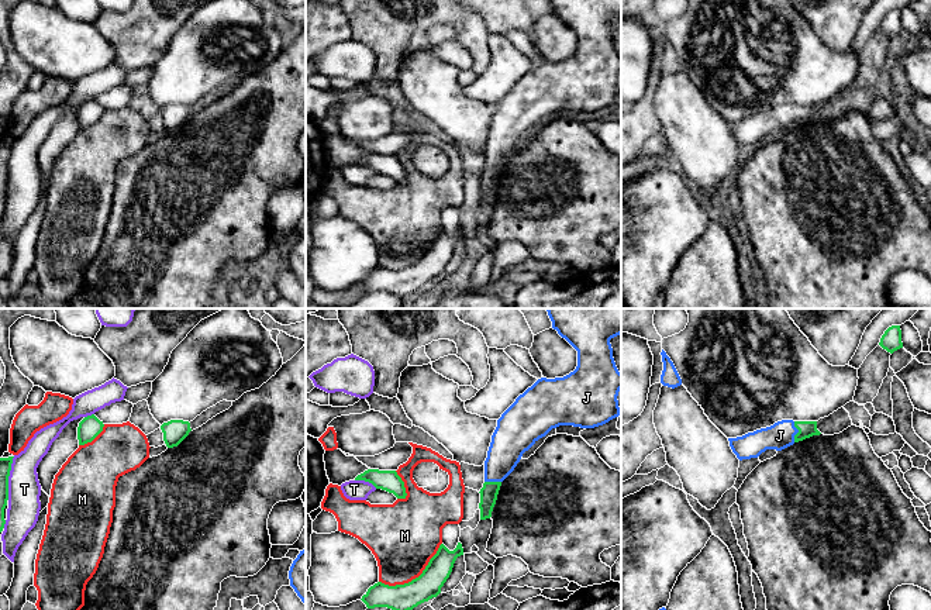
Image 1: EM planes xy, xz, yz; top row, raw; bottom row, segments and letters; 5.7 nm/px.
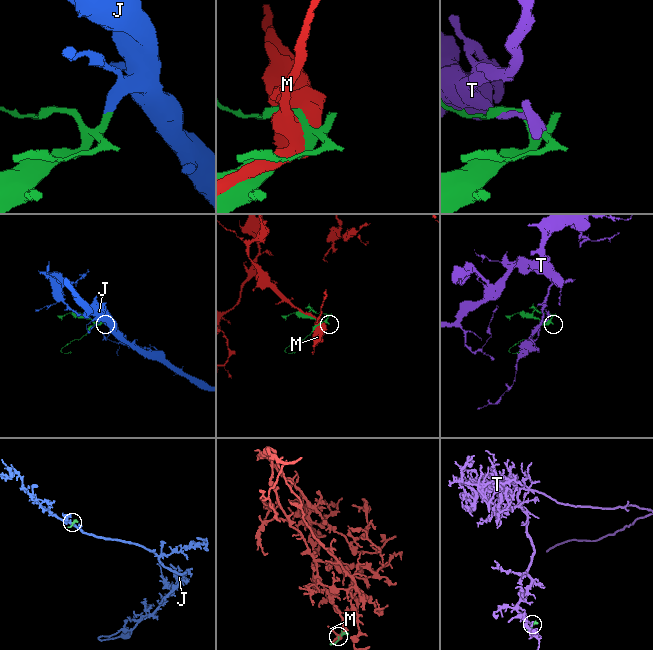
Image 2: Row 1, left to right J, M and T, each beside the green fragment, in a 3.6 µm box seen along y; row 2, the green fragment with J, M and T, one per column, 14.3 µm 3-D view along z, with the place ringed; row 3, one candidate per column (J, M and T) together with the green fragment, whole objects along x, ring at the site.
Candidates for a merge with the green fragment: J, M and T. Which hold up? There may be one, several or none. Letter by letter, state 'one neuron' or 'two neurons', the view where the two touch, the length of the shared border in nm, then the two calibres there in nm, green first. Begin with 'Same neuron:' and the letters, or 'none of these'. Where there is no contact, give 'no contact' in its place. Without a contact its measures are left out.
Same neuron: J
J: one neuron; meets green in yz; contact 120 nm long; 100 nm thick on the green side, 150 nm on the other
M: two neurons; meets green in xz; contact 420 nm long; 150 nm thick on the green side, 400 nm on the other
T: two neurons; meets green in xz; contact 140 nm long; 120 nm thick on the green side, 110 nm on the other

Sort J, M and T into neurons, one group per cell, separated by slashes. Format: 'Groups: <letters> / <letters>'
Groups: J / M / T

